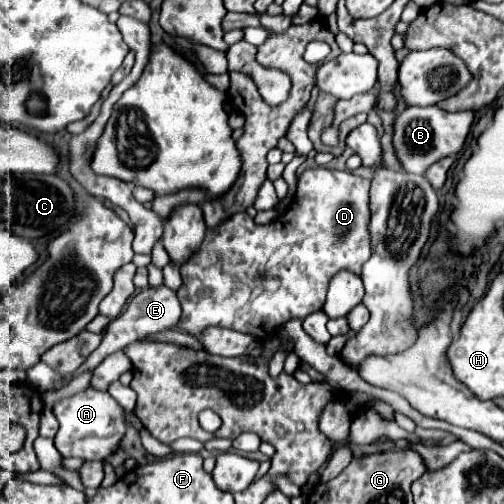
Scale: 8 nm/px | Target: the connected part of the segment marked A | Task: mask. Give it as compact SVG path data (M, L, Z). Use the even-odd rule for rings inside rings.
M87 387L81 393L75 393L67 399L57 401L53 407L53 415L59 421L59 431L55 435L55 447L63 457L103 461L121 449L121 443L127 431L125 411L107 391Z

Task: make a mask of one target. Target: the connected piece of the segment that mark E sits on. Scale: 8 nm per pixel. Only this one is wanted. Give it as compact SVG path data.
M165 285L157 287L157 289L143 289L139 295L135 295L127 309L117 317L113 319L107 329L105 329L105 335L103 335L103 343L89 355L89 359L75 371L75 377L81 375L83 371L91 371L95 369L107 355L115 353L115 351L121 351L123 347L127 347L129 343L137 341L137 339L143 339L143 337L149 337L149 335L155 335L155 333L163 333L163 331L179 331L177 327L177 319L181 317L181 305L179 305L179 299L175 295L175 291L167 289Z

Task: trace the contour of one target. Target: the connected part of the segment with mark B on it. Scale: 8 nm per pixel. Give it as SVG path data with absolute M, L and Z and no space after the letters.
M437 105L407 107L403 113L397 115L395 135L393 135L393 145L399 161L403 163L403 169L409 173L423 175L427 167L433 165L437 159L443 159L447 155L457 155L465 145L473 119L475 119L473 111L449 113L439 109Z

